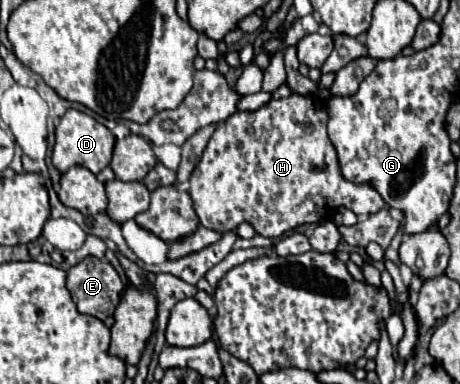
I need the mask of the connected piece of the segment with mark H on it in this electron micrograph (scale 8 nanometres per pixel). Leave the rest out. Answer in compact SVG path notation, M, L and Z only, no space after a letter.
M296 92L288 98L270 100L266 106L254 112L234 112L228 120L218 124L190 178L188 194L194 202L200 224L214 232L228 232L236 230L238 224L248 222L260 236L278 238L296 226L320 224L322 220L334 216L332 212L336 212L340 206L350 208L356 216L368 216L376 210L382 210L386 202L374 186L354 184L342 176L336 150L326 134L326 124L326 100L320 100L318 96L302 96Z

